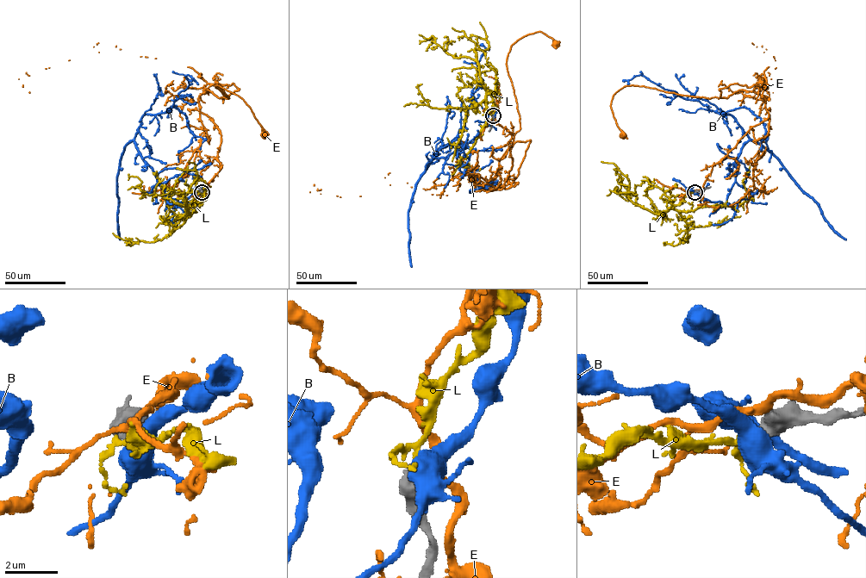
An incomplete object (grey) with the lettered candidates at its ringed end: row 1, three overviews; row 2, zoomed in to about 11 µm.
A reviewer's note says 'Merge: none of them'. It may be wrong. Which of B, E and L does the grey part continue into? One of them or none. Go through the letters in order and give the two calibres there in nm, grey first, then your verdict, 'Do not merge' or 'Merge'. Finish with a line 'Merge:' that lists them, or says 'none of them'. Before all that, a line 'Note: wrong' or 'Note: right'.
Note: wrong
B: Thickness 550 nm (grey) against 550 nm. Do not merge
E: Thickness 550 nm (grey) against 280 nm. Do not merge
L: Thickness 480 nm (grey) against 170 nm. Merge
Merge: L

